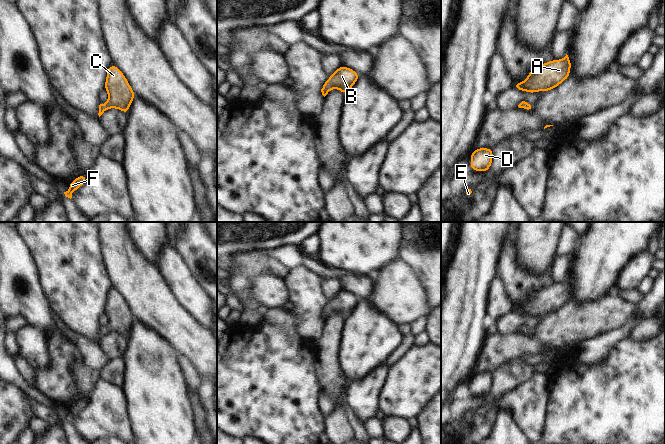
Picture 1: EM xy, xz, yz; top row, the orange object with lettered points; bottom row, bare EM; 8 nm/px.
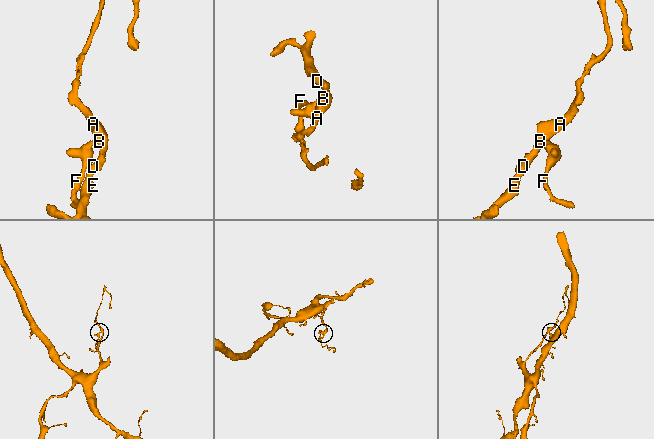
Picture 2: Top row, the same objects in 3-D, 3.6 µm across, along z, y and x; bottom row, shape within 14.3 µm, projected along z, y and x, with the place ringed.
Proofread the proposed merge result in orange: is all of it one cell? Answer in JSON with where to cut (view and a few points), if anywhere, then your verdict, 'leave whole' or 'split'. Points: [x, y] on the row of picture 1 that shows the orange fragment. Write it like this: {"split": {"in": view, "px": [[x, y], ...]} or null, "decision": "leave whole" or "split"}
{"split": null, "decision": "leave whole"}

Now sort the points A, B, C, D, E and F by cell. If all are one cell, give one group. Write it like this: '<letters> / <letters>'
A B C D E F

